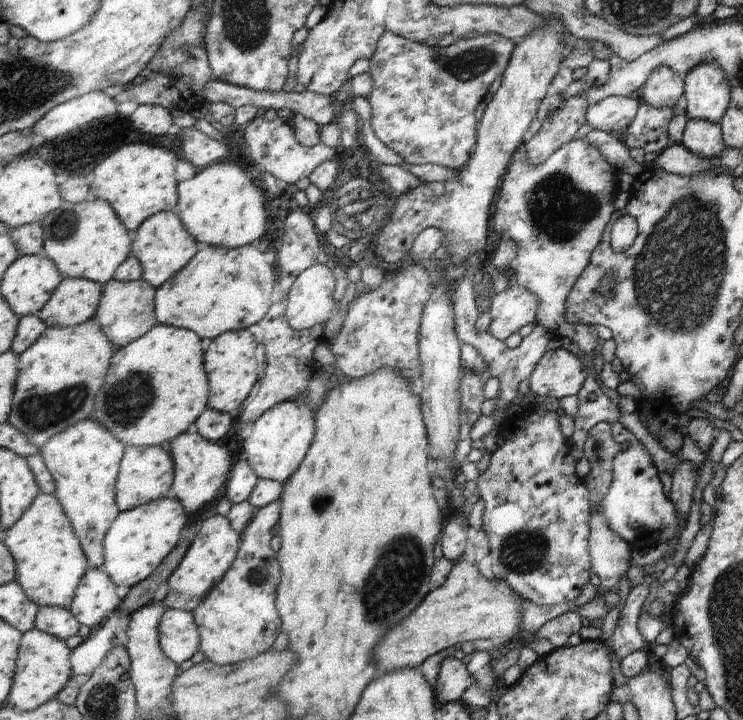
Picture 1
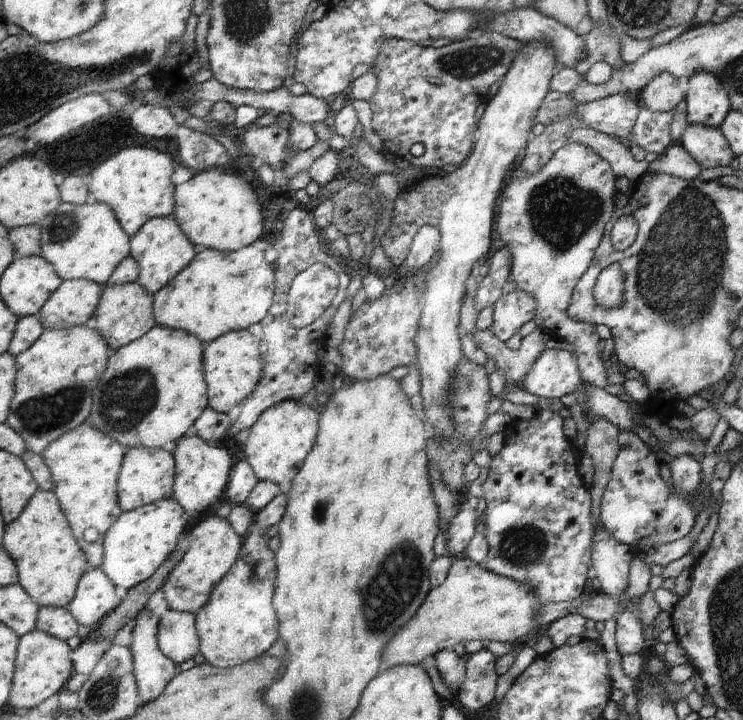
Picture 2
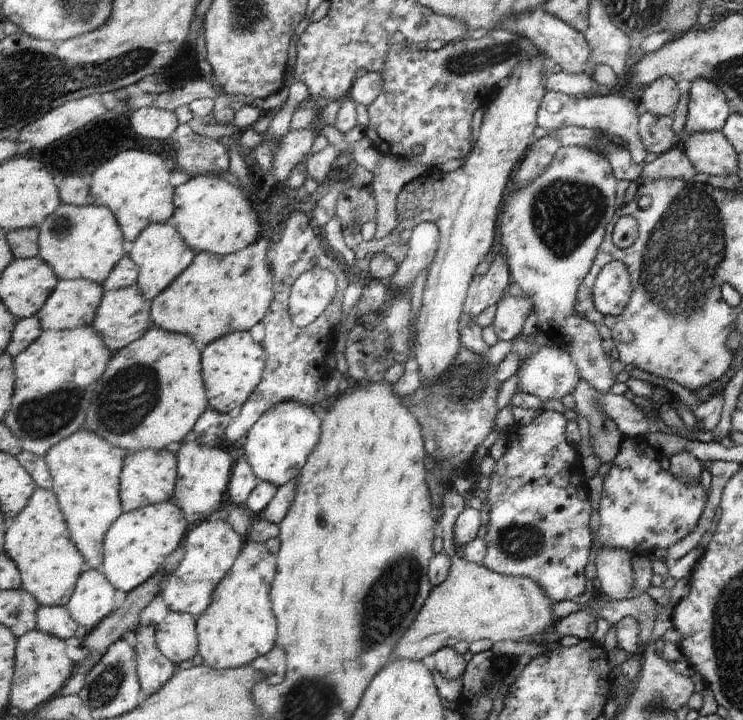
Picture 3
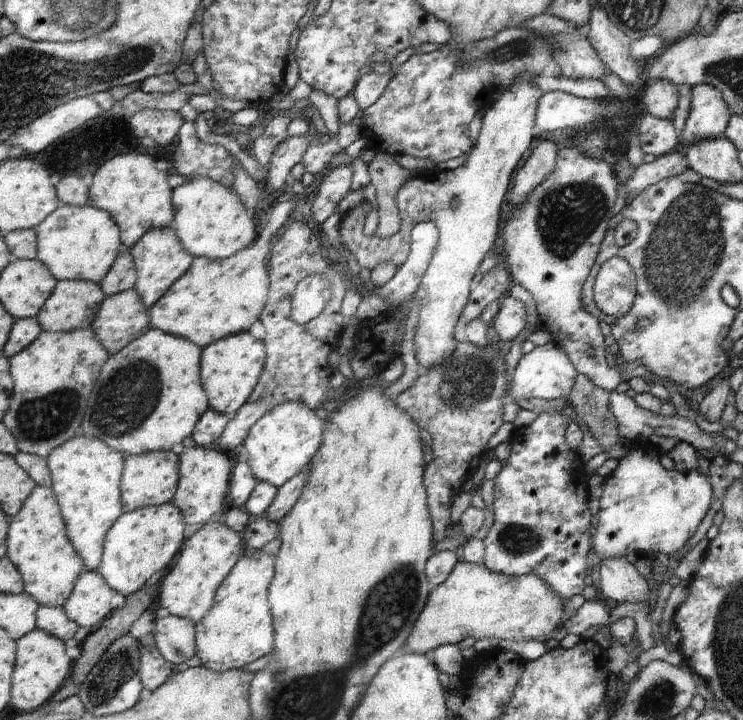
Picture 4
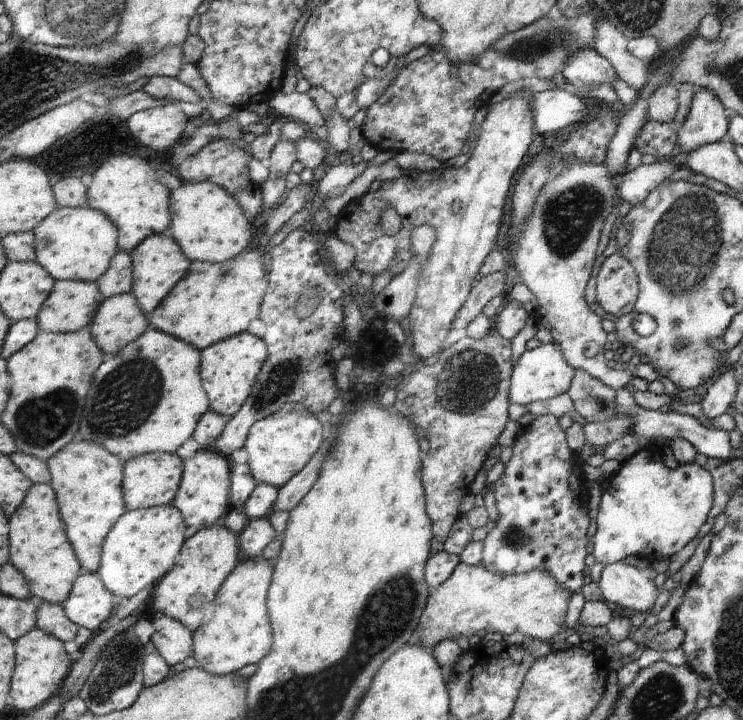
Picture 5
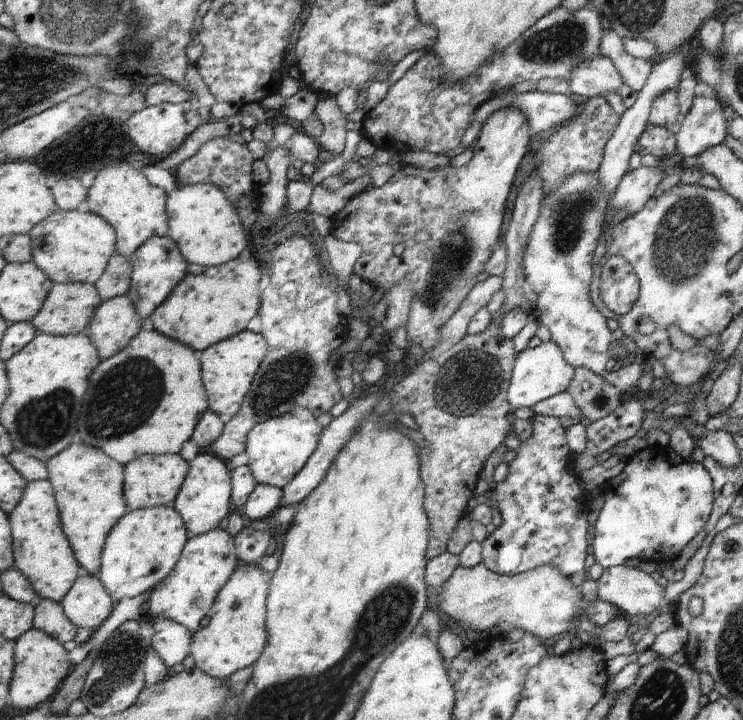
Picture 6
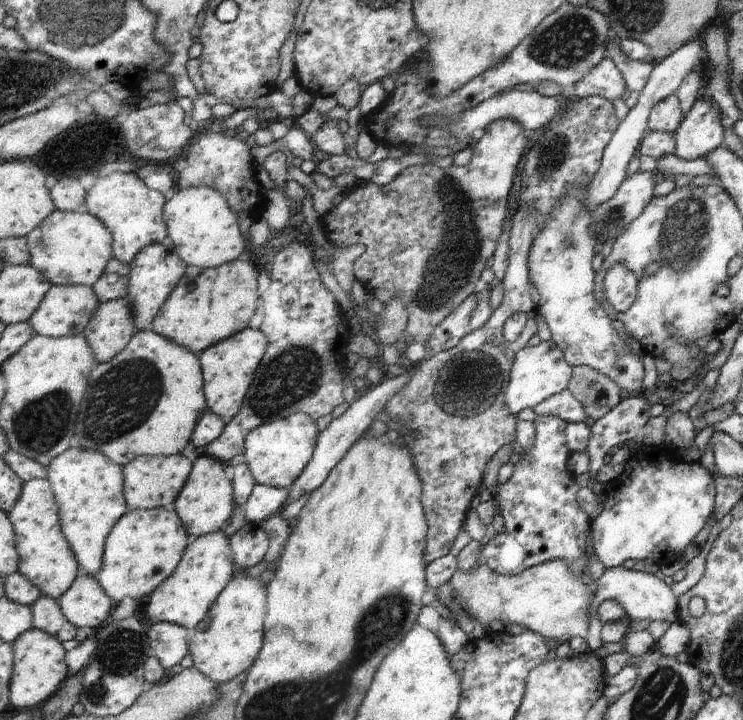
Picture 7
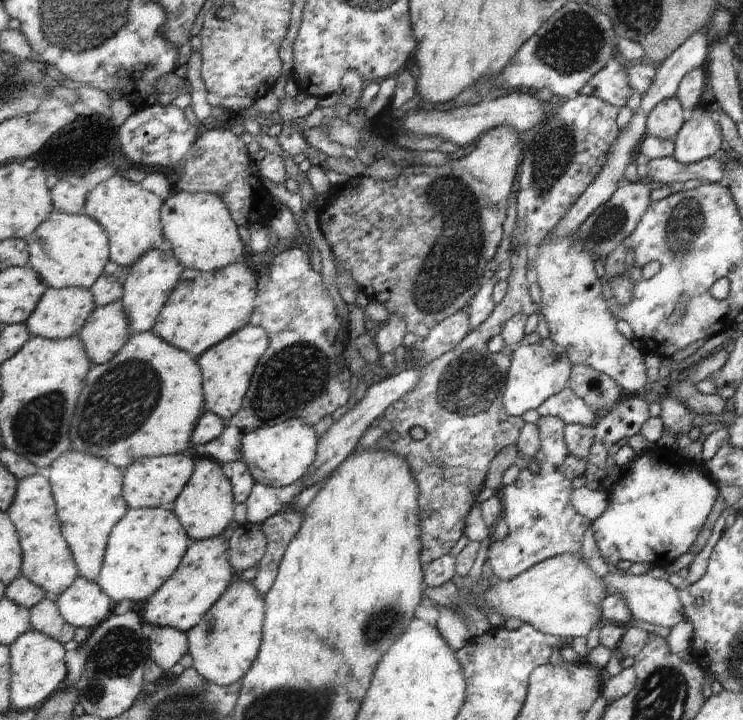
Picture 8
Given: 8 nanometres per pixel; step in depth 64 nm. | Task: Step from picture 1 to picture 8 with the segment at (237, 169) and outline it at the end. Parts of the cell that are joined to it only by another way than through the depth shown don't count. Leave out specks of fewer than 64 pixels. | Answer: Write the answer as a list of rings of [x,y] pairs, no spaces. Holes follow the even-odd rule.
[[[177,190],[162,206],[164,233],[172,244],[176,257],[186,269],[213,272],[237,263],[245,252],[239,236],[239,225],[227,203],[214,192]]]

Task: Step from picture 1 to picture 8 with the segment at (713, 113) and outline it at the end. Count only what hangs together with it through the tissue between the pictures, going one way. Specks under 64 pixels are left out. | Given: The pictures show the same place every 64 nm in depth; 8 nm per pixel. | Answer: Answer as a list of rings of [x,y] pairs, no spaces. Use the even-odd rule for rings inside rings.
[[[701,103],[693,107],[687,120],[675,133],[672,157],[681,164],[691,164],[711,157],[720,149],[722,138],[718,124],[711,118],[714,108]]]

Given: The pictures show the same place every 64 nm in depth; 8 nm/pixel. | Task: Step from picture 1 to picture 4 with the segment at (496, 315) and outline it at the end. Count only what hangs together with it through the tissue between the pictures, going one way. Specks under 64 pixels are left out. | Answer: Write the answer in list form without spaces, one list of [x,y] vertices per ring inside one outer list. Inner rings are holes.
[[[504,296],[501,310],[497,313],[491,326],[496,328],[499,338],[503,341],[512,342],[526,329],[527,308],[525,303],[517,298]]]

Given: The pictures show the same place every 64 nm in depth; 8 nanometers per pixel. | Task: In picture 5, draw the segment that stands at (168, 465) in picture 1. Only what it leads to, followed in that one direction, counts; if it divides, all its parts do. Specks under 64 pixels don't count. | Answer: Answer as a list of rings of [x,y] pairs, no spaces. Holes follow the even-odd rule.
[[[151,453],[125,462],[124,499],[128,510],[173,504],[182,483],[183,473],[184,460],[175,453]]]

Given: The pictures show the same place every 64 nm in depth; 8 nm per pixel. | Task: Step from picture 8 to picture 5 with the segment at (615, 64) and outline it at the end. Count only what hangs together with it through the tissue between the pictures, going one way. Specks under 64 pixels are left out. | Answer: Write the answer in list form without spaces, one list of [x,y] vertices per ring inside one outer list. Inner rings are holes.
[[[581,47],[571,53],[560,71],[567,83],[582,91],[602,84],[611,86],[617,79],[607,59],[599,56],[591,47]]]

